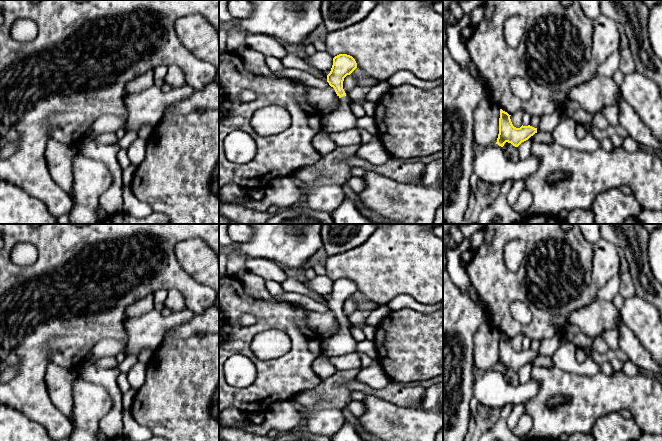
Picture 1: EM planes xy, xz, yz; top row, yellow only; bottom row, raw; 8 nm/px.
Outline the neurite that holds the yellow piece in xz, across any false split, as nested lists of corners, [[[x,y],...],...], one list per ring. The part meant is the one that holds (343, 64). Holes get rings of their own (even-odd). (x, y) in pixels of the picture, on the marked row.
[[[339,54],[333,58],[333,65],[327,75],[327,82],[334,88],[340,98],[338,109],[322,116],[322,129],[329,133],[339,133],[355,127],[356,117],[350,109],[349,98],[343,89],[343,81],[357,68],[355,59],[347,54]]]

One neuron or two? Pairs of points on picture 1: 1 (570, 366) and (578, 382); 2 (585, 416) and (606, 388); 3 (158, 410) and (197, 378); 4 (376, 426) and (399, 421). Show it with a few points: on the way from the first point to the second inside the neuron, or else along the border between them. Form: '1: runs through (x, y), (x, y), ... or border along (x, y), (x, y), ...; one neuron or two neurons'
1: border along (553, 366), (585, 375), (595, 375), (598, 373); two neurons
2: runs through (585, 409), (599, 395); one neuron
3: runs through (168, 403), (172, 403), (187, 388); one neuron
4: runs through (382, 423), (393, 423); one neuron

